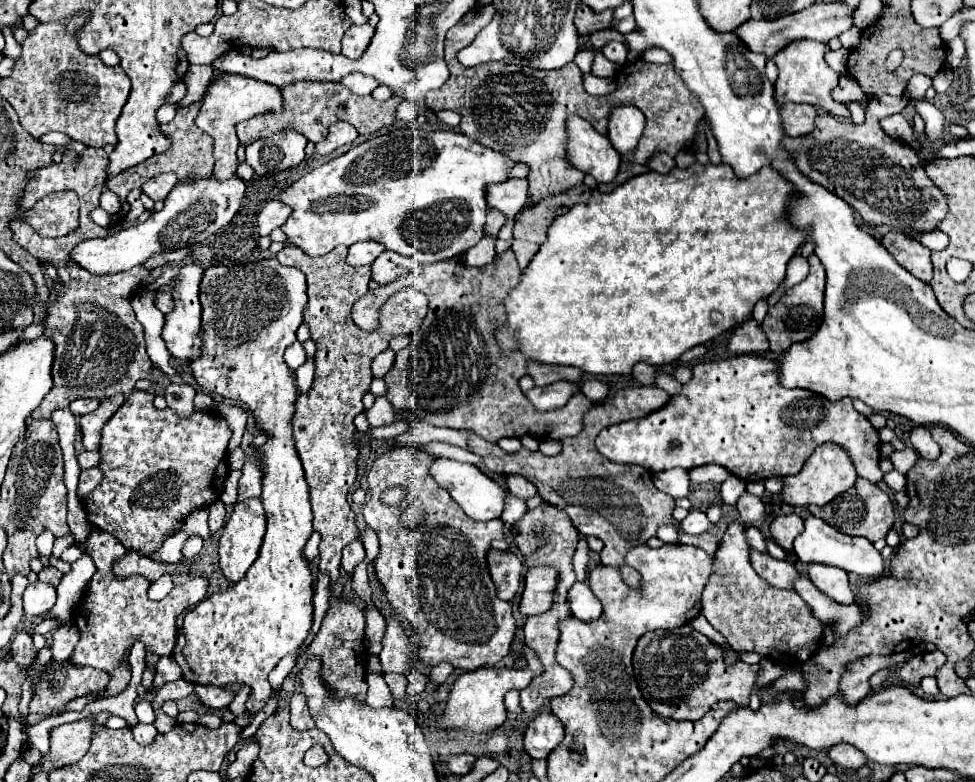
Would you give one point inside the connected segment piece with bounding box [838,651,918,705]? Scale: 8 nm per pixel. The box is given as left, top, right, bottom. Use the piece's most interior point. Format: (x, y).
(854, 685)

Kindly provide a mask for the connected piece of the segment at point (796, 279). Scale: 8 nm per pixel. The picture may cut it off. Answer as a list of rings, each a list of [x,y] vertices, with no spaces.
[[[794,255],[794,257],[790,259],[790,263],[788,263],[788,275],[786,275],[786,279],[782,281],[780,289],[790,289],[792,285],[804,281],[806,275],[808,275],[808,261],[806,261],[804,257],[800,257],[800,255]]]

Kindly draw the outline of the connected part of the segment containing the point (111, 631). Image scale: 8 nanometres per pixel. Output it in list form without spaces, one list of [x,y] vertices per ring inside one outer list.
[[[92,531],[86,541],[86,553],[92,555],[96,563],[96,573],[88,583],[86,597],[74,609],[74,623],[80,629],[80,643],[76,645],[76,653],[70,663],[76,667],[94,665],[96,669],[104,669],[112,673],[112,681],[108,683],[106,697],[120,695],[130,681],[130,665],[124,661],[124,653],[136,643],[142,641],[148,653],[170,655],[176,643],[176,619],[188,607],[196,607],[208,591],[208,581],[204,577],[190,577],[186,583],[174,585],[174,589],[162,599],[148,599],[150,581],[140,575],[132,575],[126,579],[116,579],[112,573],[112,563],[124,553],[124,547],[116,541],[116,537],[104,531]]]

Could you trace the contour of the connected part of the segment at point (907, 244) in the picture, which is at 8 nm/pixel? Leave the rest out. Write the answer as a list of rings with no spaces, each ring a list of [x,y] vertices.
[[[886,233],[882,243],[888,249],[888,253],[898,261],[898,265],[902,265],[920,281],[930,283],[932,279],[930,249],[926,249],[916,239],[908,239],[906,235],[900,235],[900,233]]]

